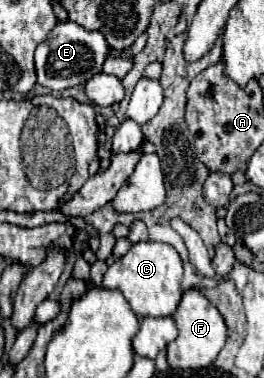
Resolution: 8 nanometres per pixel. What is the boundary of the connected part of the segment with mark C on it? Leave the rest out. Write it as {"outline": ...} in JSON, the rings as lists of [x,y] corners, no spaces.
{"outline":[[[137,242],[123,258],[117,258],[107,268],[99,288],[119,290],[137,316],[161,318],[171,316],[175,312],[183,294],[181,278],[183,278],[183,262],[175,248],[157,242]]]}

